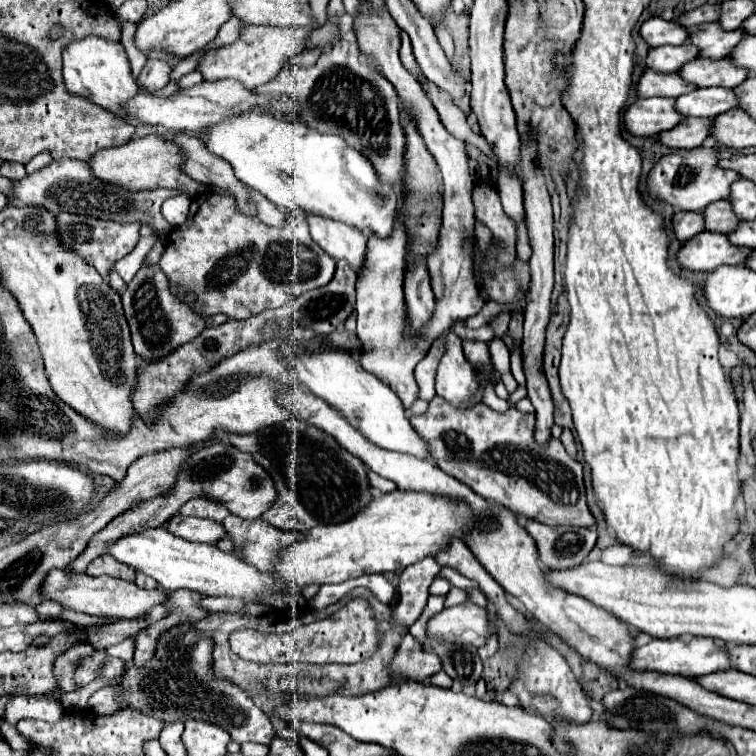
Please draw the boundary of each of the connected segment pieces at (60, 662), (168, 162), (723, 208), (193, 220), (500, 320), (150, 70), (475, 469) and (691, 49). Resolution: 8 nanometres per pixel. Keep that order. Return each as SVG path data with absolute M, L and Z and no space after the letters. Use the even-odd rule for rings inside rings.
M78 645L73 649L59 655L54 661L54 674L60 679L60 688L66 692L76 691L79 687L74 680L76 663L80 663L84 657L92 657L94 648L88 645Z
M158 135L134 139L134 141L128 141L126 145L112 147L112 149L100 149L94 157L88 159L88 167L96 179L100 179L102 183L118 185L128 191L152 191L158 187L168 187L168 189L186 189L194 195L208 189L206 185L200 185L192 181L188 175L184 175L178 169L178 163L180 163L178 149L162 141L162 137Z
M728 199L718 201L718 203L710 203L710 207L704 209L704 215L706 215L706 229L708 231L730 233L730 231L736 231L738 225L742 223L742 219L738 219L738 215L732 211L732 205Z
M204 193L192 199L186 223L170 231L164 255L160 259L162 271L166 273L170 283L174 283L174 287L194 291L198 297L198 307L204 307L202 311L206 311L206 315L226 313L232 319L246 319L266 309L282 307L294 297L328 285L334 277L336 261L318 243L312 241L302 211L300 217L290 209L282 209L282 213L286 217L286 223L282 227L270 227L258 217L242 213L232 197Z
M500 313L500 315L490 323L492 329L496 331L496 337L502 337L502 333L508 331L508 321L510 321L510 315L508 315L508 313Z
M158 59L146 61L144 69L138 75L138 85L148 93L160 91L162 87L168 85L170 71L172 71L172 67L166 61L158 61Z
M434 397L430 401L430 409L424 415L412 415L410 423L414 431L428 443L428 451L432 461L446 471L448 475L456 477L464 485L468 485L480 497L494 501L516 515L526 519L546 523L546 525L572 525L572 527L596 527L596 519L588 509L586 493L584 493L584 473L582 465L566 455L560 441L550 441L550 447L538 447L532 439L534 433L534 415L520 413L518 409L510 407L504 415L492 411L484 403L458 409L442 397Z
M684 43L684 45L662 45L662 47L654 47L648 51L646 57L646 65L654 71L662 71L662 73L676 73L682 69L684 63L696 59L700 55L698 47L692 43Z

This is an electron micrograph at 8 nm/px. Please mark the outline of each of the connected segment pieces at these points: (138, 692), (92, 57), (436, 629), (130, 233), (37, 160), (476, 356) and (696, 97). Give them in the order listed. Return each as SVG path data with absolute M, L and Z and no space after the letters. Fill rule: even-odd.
M194 623L176 625L164 631L158 639L154 657L144 663L136 665L134 659L126 661L126 673L120 683L122 691L118 701L122 707L140 711L148 717L162 719L164 723L174 721L206 721L226 729L234 741L254 741L262 745L270 745L274 731L270 717L254 705L254 701L230 679L218 679L214 675L214 641L202 635Z
M100 37L74 39L64 47L62 59L64 59L64 81L70 93L88 97L90 101L116 113L118 117L126 117L126 113L122 111L122 101L136 95L138 87L130 69L130 61L126 57L126 49L120 41L108 41Z
M472 601L456 607L448 607L436 613L428 621L426 637L436 643L470 643L484 645L490 635L490 623L486 619L486 609L474 605Z
M60 213L58 217L58 233L62 243L66 243L68 247L72 247L74 251L78 251L90 265L94 265L98 269L98 273L106 279L108 277L108 269L112 263L116 263L118 259L126 257L134 245L138 243L138 229L140 223L116 223L116 221L102 221L96 217L86 217L86 215L72 215L72 213Z
M38 153L30 163L26 163L26 173L32 173L32 171L38 171L38 169L42 169L42 167L46 167L46 165L50 165L52 163L52 157L50 157L50 153Z
M464 339L464 355L470 359L470 363L474 363L474 367L480 367L482 363L490 363L488 345L484 341Z
M706 87L676 99L678 111L690 117L716 117L738 107L738 95L726 87Z

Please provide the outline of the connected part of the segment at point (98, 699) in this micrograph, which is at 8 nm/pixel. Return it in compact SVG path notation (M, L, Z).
M104 687L96 691L88 701L90 711L96 711L96 715L100 715L100 713L110 713L120 709L118 703L114 703L114 691L118 691L118 687Z

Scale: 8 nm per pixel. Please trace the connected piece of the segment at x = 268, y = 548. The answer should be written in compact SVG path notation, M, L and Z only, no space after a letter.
M232 513L224 519L222 525L234 543L232 553L244 563L254 565L260 573L270 571L270 563L282 547L288 547L302 537L302 533L296 531L282 531L270 527L270 523L262 519L246 521Z

